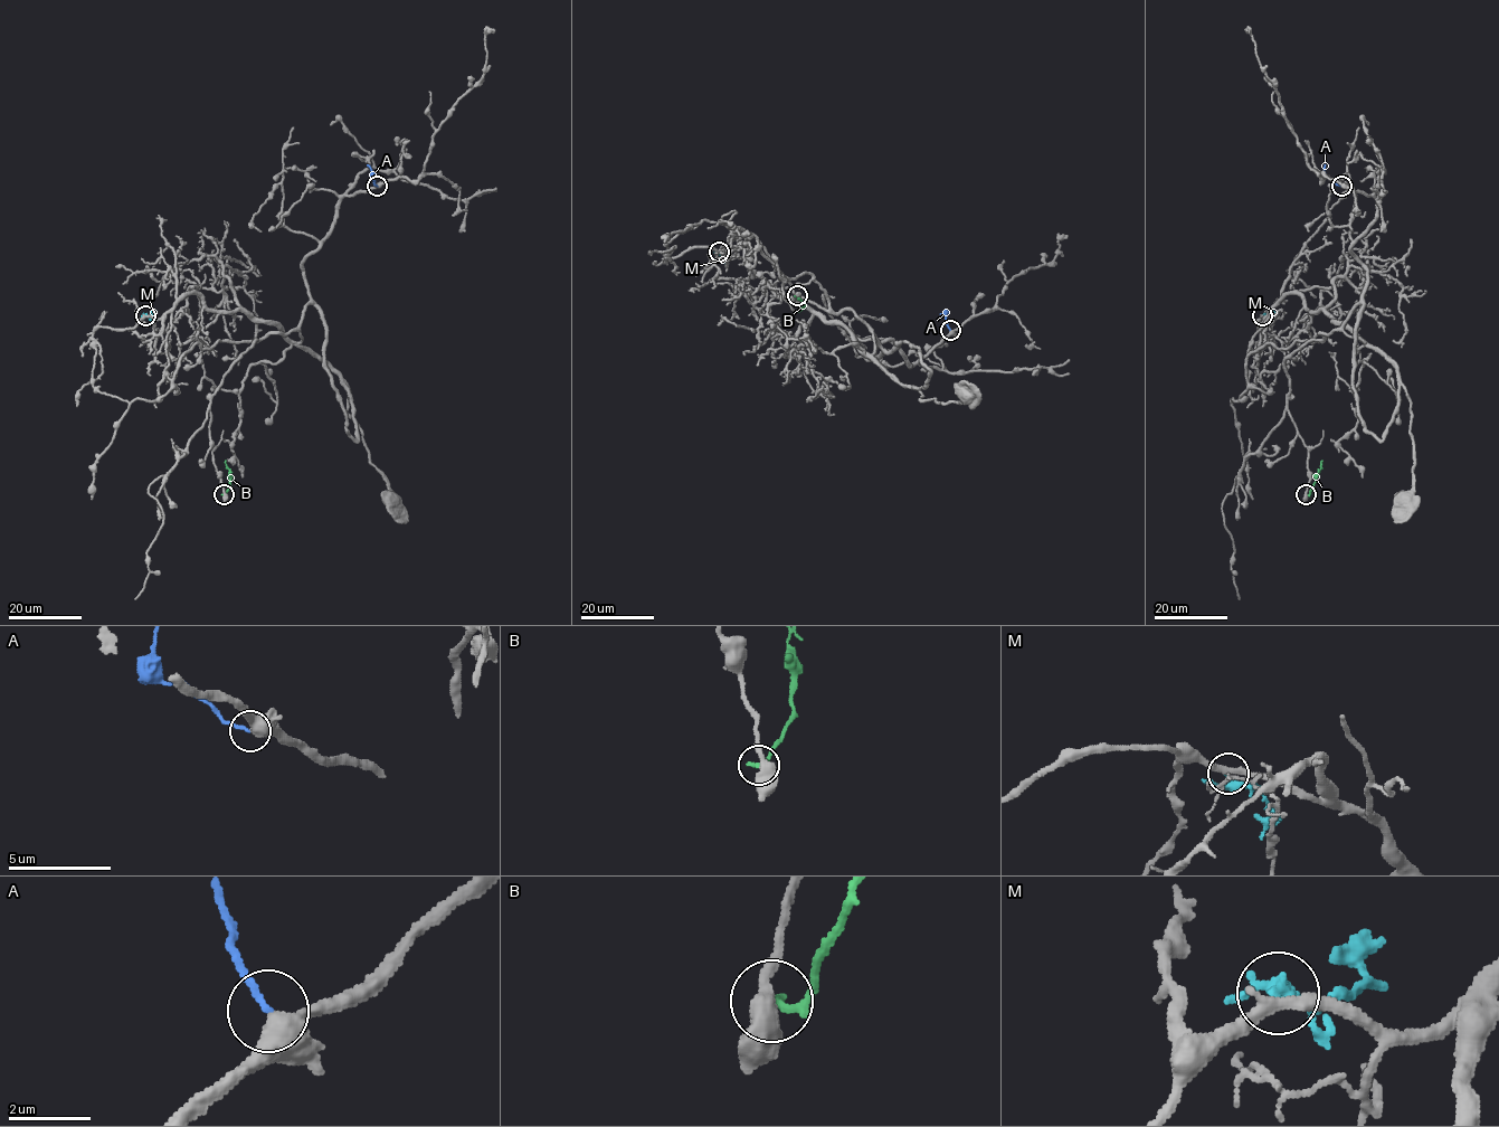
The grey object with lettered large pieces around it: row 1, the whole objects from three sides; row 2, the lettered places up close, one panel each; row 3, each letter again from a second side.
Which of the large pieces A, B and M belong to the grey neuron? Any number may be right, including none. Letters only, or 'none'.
A

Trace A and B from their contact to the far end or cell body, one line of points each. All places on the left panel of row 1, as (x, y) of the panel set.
A: (377, 186), (367, 164)
B: (224, 494), (229, 485), (226, 461)

